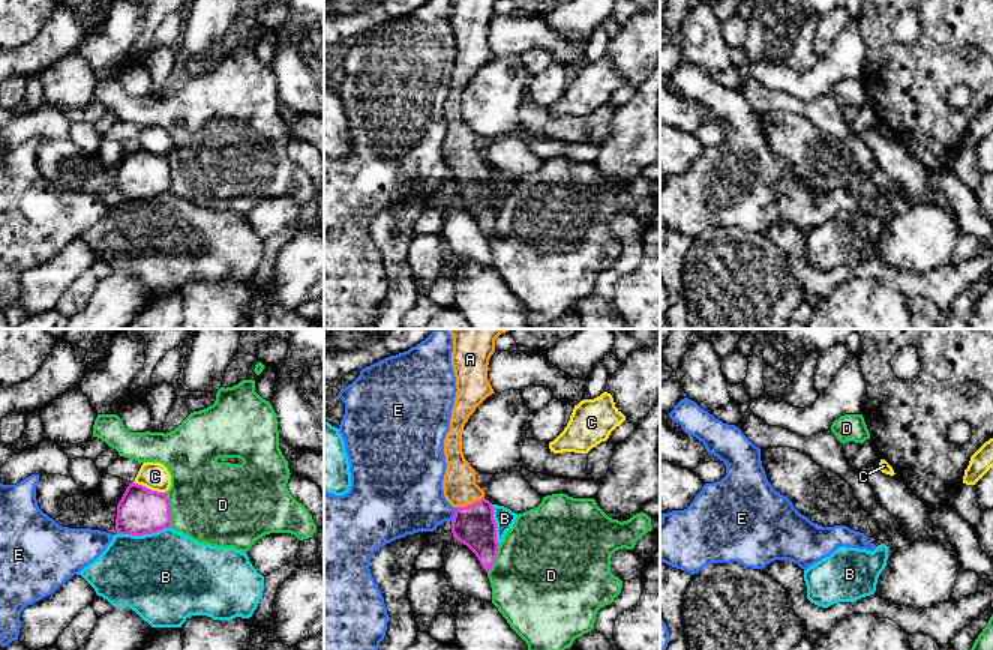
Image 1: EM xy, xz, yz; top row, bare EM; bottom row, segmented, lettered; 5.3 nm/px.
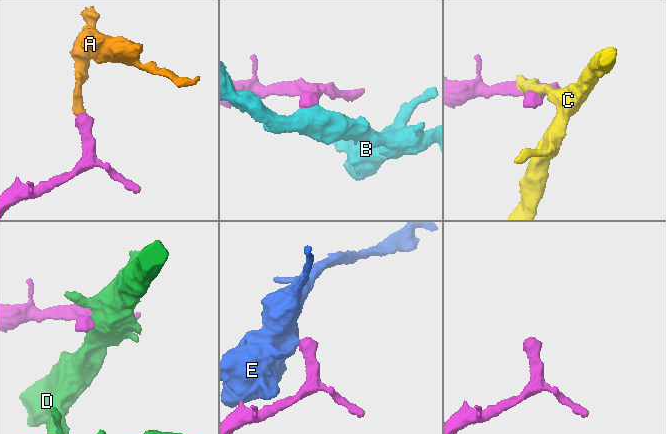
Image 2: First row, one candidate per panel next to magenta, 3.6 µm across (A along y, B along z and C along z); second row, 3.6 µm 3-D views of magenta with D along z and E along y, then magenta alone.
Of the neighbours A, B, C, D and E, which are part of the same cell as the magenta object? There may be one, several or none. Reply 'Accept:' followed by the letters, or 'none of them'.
Accept: A

